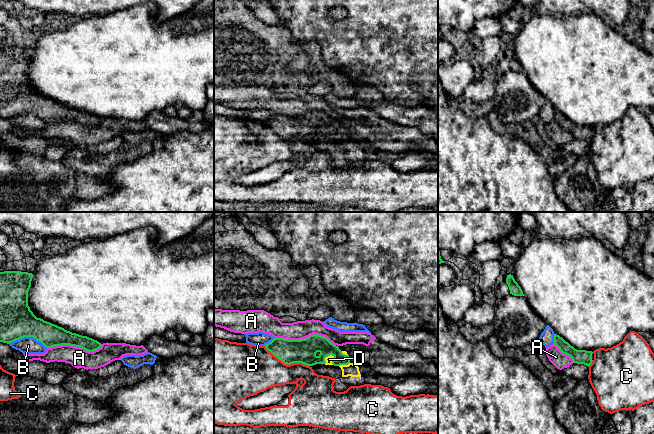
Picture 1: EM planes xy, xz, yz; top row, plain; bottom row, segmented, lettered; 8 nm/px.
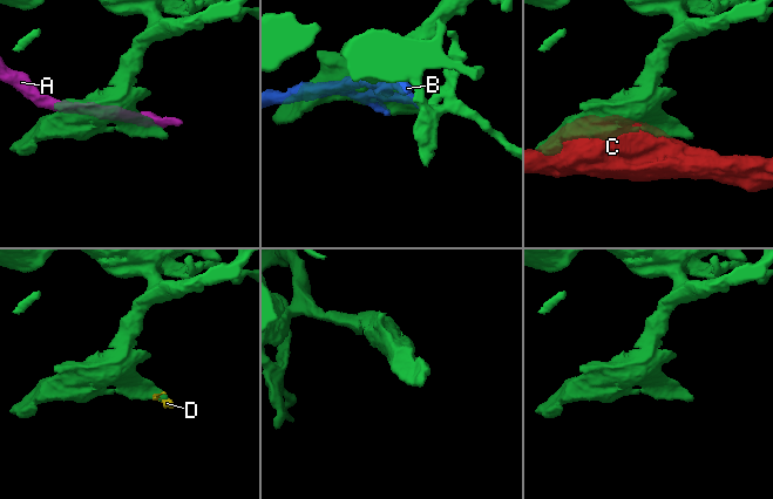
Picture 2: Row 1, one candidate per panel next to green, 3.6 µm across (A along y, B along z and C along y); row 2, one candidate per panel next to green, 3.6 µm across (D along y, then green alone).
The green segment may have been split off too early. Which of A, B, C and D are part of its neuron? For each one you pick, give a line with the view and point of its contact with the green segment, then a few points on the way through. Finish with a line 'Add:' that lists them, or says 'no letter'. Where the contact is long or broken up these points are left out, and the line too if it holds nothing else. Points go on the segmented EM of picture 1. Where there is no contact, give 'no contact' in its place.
D: xz (327, 356) | across xz (303, 351), (310, 358), (327, 356), (329, 359)
Add: D

